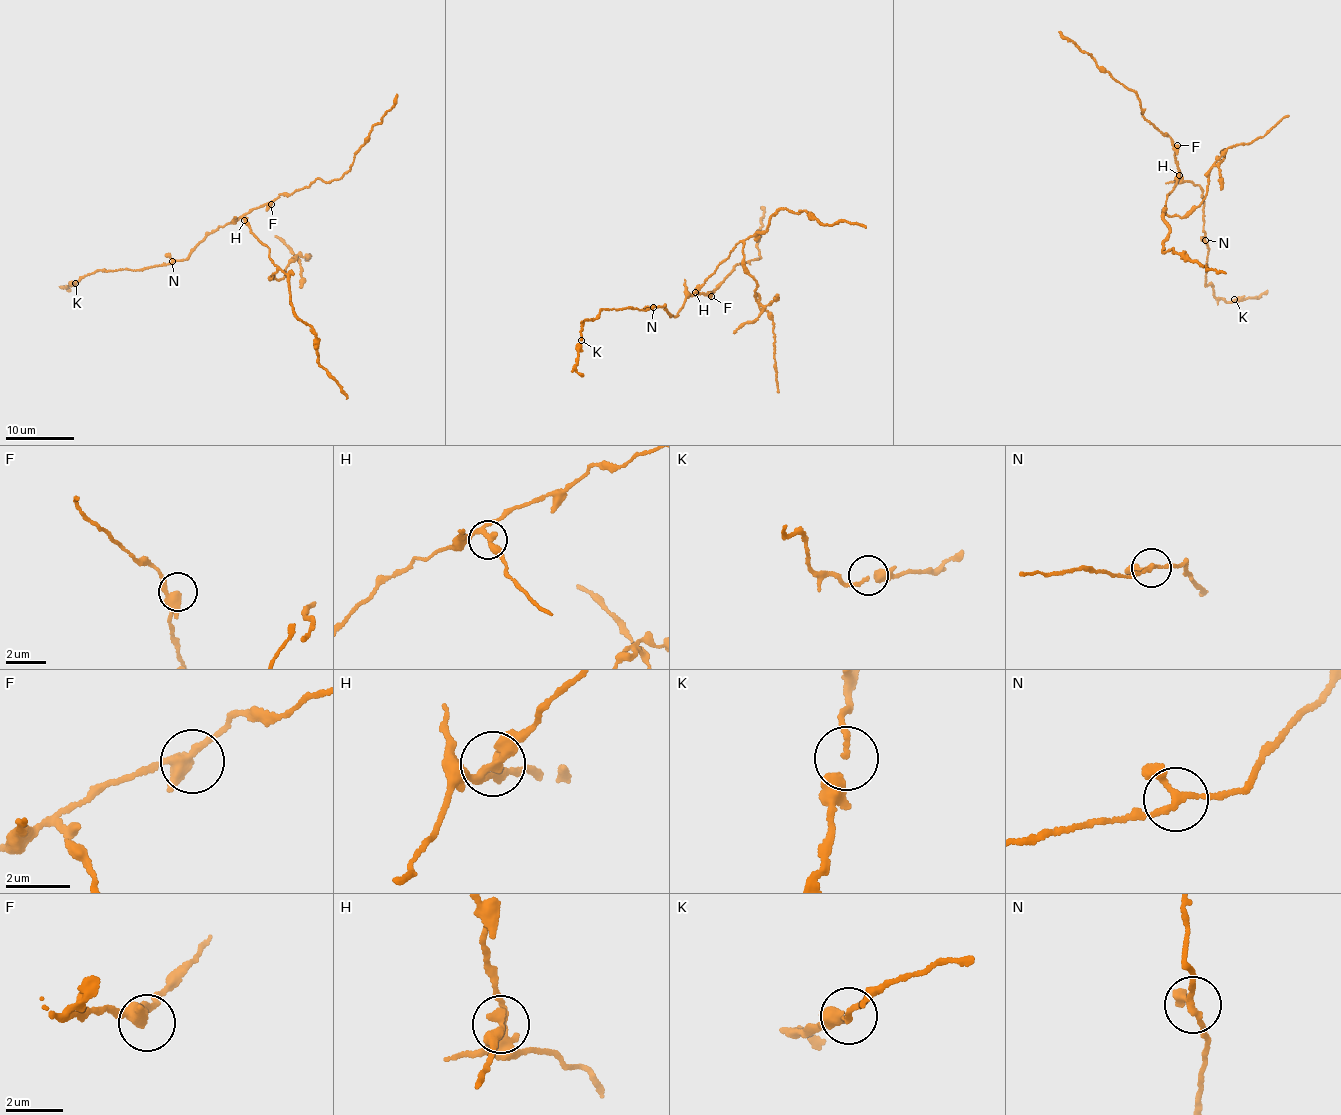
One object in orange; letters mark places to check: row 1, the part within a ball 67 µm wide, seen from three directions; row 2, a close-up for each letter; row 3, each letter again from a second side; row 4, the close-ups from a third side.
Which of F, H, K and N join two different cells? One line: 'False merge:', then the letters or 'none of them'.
False merge: H

